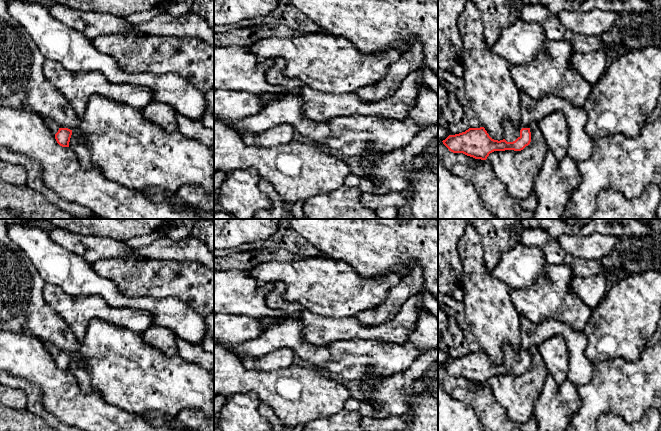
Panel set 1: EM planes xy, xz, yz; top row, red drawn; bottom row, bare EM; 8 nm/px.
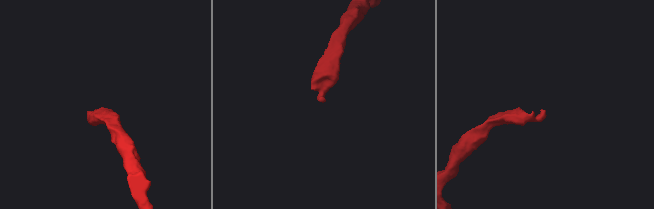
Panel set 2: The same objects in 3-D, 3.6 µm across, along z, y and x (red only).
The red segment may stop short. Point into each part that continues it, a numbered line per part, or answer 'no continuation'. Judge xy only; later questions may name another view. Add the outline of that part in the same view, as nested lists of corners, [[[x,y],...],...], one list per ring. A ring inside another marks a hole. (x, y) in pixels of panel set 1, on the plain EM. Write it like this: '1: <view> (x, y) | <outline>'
1: xy (22, 307) | [[[0,219],[0,331],[24,332],[38,337],[46,344],[54,359],[60,352],[73,355],[78,349],[78,339],[65,321],[44,300],[45,284],[25,252],[8,236],[7,219]]]

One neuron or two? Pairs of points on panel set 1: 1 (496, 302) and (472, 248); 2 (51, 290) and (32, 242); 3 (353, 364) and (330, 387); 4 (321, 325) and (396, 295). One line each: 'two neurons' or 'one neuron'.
1: one neuron
2: two neurons
3: two neurons
4: two neurons

